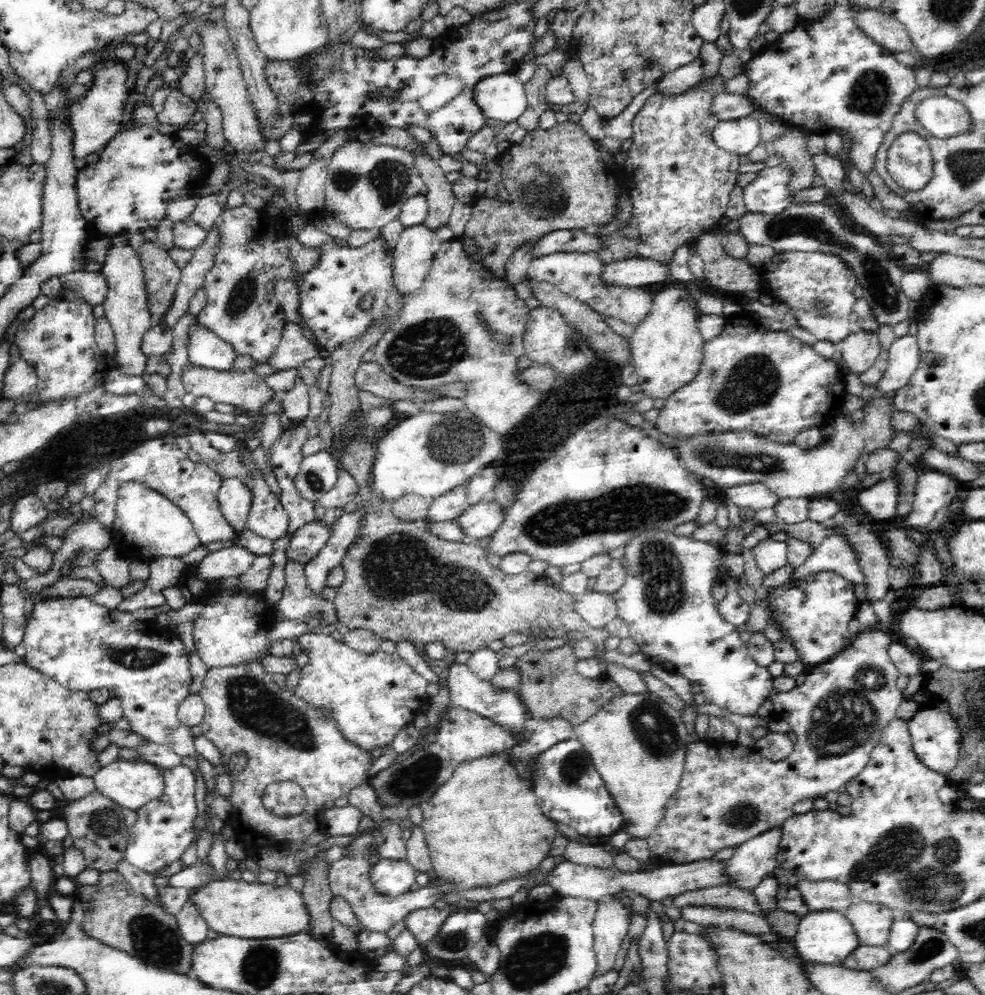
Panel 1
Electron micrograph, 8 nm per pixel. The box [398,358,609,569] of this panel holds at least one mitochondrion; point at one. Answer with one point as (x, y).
(453, 440)

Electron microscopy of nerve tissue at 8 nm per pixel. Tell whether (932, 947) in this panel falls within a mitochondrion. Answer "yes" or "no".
yes

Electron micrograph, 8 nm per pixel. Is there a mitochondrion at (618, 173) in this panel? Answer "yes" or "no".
no

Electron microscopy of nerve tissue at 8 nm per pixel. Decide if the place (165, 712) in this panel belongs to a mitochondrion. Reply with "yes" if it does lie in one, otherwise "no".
no

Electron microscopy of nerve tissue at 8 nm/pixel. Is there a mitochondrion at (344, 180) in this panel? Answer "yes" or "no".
yes

